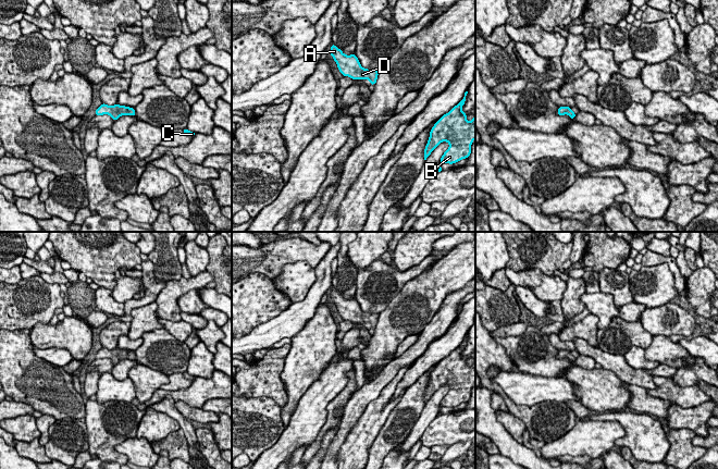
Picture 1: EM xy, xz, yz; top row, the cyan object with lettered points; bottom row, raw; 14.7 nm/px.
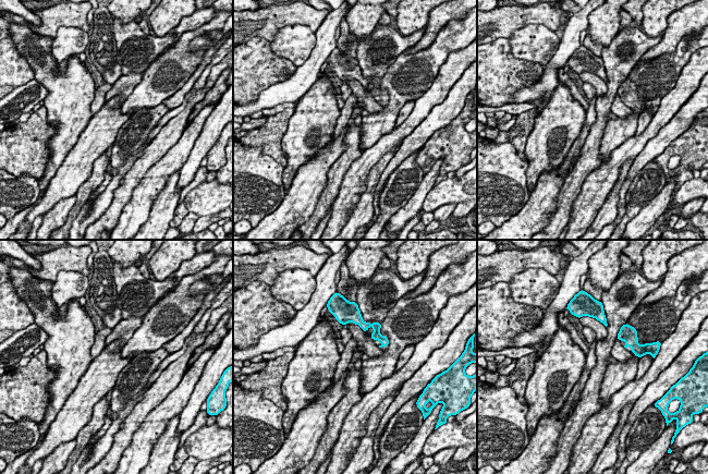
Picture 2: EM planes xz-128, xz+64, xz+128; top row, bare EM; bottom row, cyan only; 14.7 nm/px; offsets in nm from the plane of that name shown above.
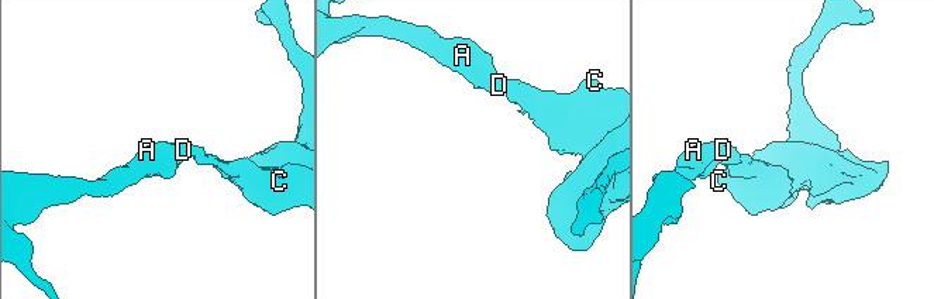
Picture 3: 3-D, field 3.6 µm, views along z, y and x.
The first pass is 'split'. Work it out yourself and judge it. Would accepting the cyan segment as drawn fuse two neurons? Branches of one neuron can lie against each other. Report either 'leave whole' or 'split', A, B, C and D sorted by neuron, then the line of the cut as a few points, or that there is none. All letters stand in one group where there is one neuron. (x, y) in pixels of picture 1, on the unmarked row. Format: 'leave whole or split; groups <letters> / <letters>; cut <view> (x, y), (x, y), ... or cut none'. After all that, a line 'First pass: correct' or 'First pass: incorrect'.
leave whole; groups A B C D; cut none
First pass: incorrect

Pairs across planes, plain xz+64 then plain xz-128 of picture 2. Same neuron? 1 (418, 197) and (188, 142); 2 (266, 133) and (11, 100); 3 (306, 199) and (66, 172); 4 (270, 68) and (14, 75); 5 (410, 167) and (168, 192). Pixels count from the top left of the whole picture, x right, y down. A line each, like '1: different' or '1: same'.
1: different
2: different
3: same
4: same
5: different

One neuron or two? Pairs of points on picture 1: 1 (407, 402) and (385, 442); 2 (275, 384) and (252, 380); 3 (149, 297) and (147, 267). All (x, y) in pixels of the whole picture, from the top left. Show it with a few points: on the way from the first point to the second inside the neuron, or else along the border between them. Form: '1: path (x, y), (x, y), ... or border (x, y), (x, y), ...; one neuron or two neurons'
1: path (406, 411), (392, 433); one neuron
2: path (270, 383), (267, 380), (258, 380); one neuron
3: path (149, 289), (149, 274); one neuron

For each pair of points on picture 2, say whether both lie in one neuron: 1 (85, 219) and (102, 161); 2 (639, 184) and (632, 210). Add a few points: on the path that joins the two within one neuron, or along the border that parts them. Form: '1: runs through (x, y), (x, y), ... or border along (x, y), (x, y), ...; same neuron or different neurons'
1: border along (89, 196), (75, 218); different neurons
2: runs through (639, 191), (634, 204); same neuron

